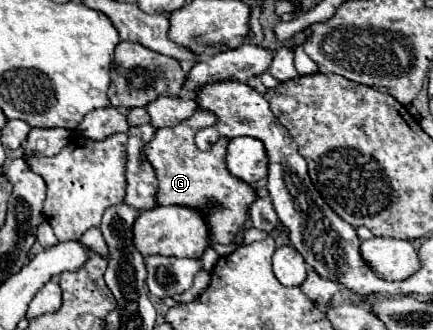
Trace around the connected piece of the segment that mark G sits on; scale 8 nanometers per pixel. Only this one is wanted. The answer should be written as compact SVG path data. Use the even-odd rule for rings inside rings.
M196 110L192 118L180 122L174 128L158 128L152 142L144 146L144 154L158 178L158 204L160 206L186 206L202 212L208 228L210 242L216 244L232 244L248 220L248 206L252 206L252 198L256 198L254 186L240 182L240 178L228 174L224 154L228 146L228 138L220 138L212 150L198 150L194 144L194 136L198 130L212 126L216 122L216 114L210 110Z

